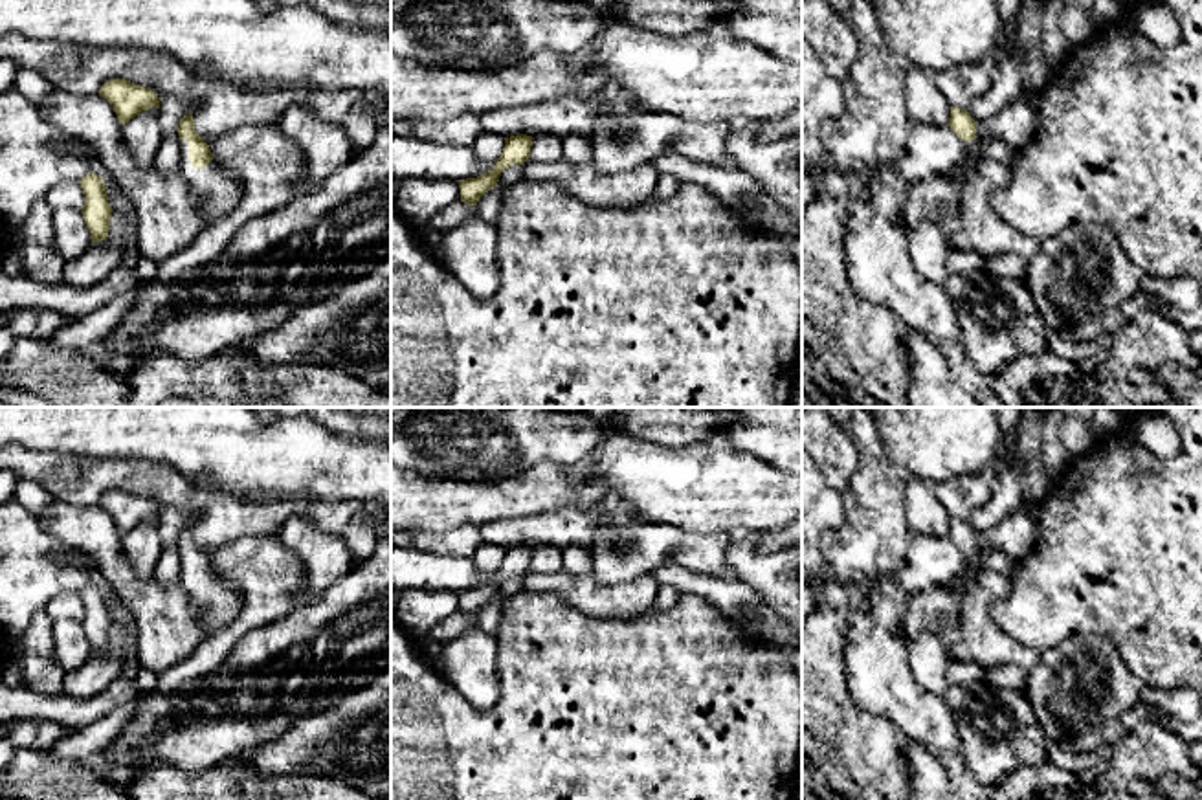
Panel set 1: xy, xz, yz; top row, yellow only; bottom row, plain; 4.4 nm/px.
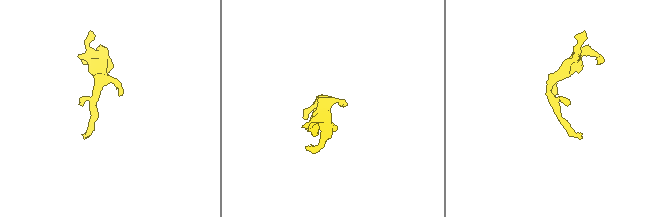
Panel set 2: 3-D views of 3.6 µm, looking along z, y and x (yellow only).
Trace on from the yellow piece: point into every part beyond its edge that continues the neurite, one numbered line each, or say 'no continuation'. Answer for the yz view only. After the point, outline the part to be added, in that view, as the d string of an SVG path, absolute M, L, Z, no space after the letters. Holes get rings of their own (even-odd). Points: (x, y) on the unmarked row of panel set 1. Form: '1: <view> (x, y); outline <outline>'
1: yz (933, 621); outline M976 549L963 552L960 576L963 582L934 585L927 591L908 593L903 620L910 650L910 672L916 683L943 697L949 688L949 650L962 629L962 600L976 583L984 567Z

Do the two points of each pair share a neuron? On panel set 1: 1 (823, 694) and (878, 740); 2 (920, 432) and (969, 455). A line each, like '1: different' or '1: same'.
1: same
2: same

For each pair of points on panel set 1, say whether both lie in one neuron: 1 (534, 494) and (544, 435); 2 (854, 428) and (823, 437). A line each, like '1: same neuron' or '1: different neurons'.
1: different neurons
2: different neurons

